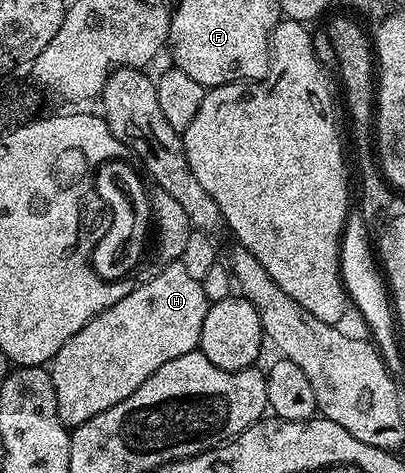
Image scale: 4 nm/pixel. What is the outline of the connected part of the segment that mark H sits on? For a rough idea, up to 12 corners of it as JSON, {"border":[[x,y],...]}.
{"border":[[181,260],[49,362],[67,427],[198,349],[208,308]]}

